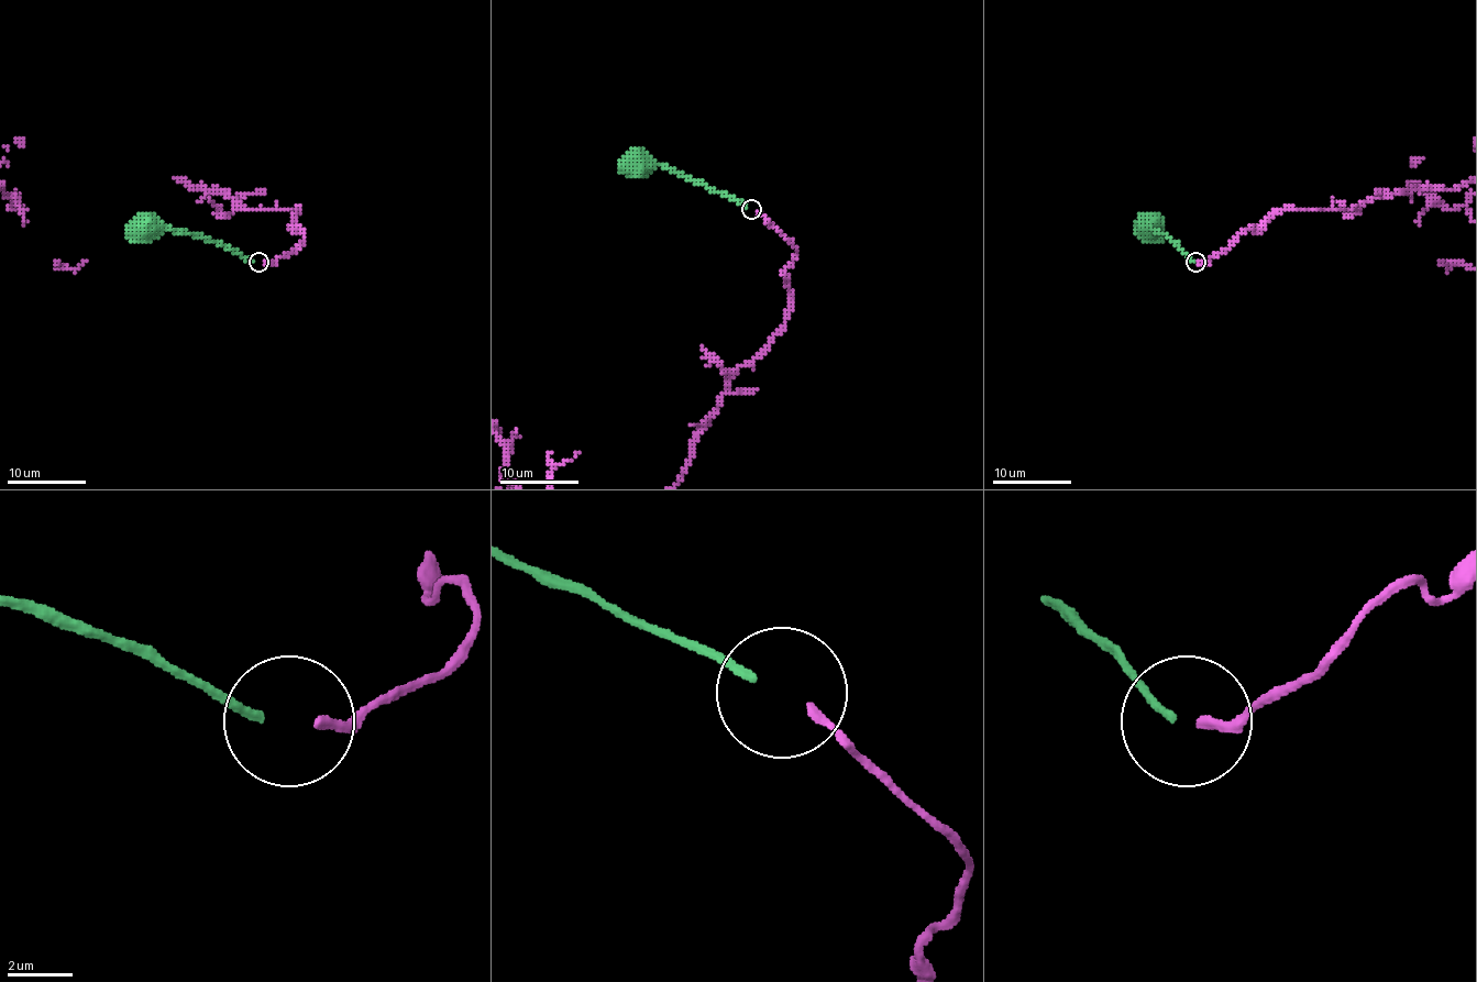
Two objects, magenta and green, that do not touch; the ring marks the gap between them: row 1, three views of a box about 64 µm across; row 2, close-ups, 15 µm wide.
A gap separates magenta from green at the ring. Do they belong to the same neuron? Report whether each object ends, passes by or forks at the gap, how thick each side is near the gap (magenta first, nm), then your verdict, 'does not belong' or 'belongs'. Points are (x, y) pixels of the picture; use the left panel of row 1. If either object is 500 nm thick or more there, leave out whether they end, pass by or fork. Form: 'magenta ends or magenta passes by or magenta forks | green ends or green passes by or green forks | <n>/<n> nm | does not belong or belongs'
magenta ends | green ends | 280/280 nm | belongs

